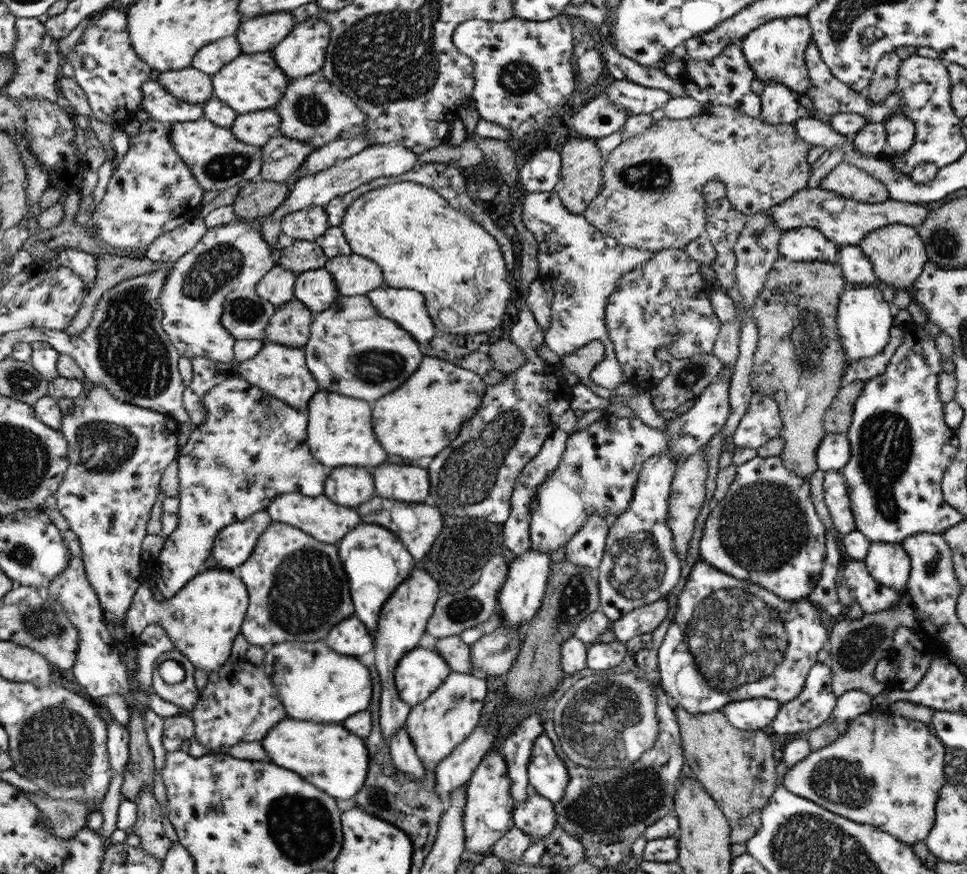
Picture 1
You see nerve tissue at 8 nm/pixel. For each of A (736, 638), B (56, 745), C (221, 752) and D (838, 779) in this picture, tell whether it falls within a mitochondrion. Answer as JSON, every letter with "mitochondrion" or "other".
{"A":"mitochondrion","B":"mitochondrion","C":"other","D":"mitochondrion"}

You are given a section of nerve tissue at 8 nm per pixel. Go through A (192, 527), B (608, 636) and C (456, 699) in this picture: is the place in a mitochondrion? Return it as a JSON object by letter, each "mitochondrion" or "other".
{"A":"other","B":"other","C":"mitochondrion"}

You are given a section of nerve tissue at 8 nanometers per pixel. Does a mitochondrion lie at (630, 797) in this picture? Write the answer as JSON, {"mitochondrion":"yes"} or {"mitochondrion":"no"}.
{"mitochondrion":"yes"}

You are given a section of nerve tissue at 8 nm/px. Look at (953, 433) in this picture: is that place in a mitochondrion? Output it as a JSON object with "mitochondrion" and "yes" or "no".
{"mitochondrion":"no"}

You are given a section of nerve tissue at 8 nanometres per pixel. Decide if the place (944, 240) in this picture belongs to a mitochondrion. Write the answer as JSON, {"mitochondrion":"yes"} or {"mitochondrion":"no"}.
{"mitochondrion":"yes"}

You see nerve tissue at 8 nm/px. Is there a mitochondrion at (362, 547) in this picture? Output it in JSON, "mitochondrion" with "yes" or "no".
{"mitochondrion":"no"}

